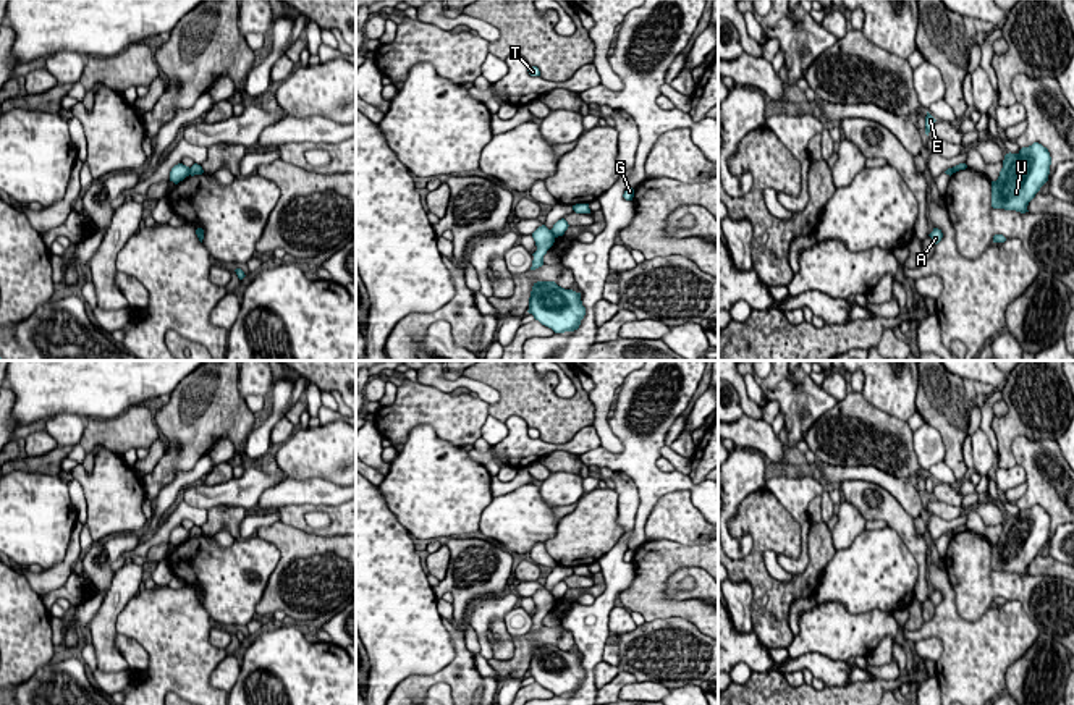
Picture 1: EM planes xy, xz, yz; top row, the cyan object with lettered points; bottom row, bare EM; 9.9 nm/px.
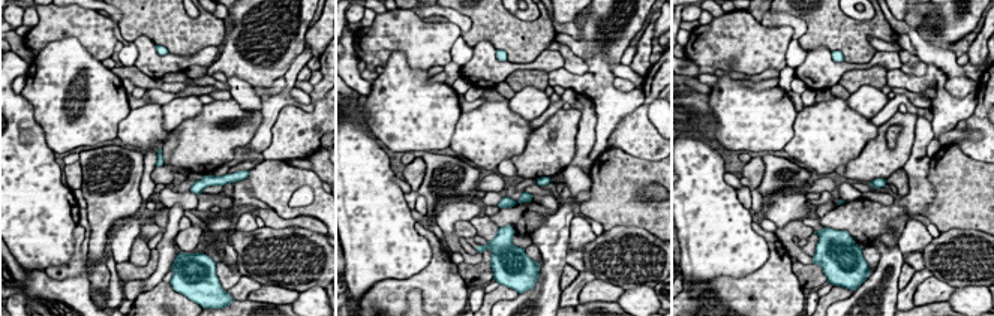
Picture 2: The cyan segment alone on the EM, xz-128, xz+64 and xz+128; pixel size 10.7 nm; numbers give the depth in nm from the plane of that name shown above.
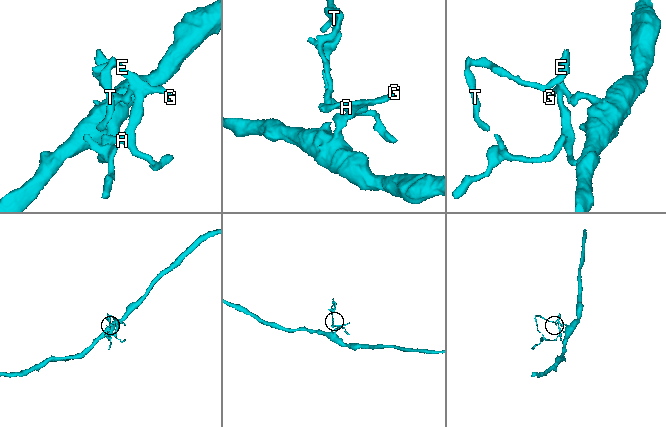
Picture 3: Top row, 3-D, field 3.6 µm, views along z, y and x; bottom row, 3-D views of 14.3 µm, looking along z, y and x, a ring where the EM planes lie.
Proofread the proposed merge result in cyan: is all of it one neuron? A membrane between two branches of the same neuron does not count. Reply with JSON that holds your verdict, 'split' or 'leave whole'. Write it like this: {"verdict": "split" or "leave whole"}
{"verdict": "split"}

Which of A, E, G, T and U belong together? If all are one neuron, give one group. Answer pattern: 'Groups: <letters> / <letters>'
Groups: A E G T / U

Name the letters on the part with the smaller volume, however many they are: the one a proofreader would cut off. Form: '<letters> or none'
A, E, G, T

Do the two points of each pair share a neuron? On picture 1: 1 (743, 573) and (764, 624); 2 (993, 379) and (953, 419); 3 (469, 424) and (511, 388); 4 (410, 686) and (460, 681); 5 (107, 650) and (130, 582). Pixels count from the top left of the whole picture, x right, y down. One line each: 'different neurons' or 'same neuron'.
1: same neuron
2: different neurons
3: different neurons
4: same neuron
5: same neuron

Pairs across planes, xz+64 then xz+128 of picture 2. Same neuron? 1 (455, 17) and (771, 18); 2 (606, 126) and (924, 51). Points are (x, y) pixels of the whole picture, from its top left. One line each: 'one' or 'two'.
1: one
2: two

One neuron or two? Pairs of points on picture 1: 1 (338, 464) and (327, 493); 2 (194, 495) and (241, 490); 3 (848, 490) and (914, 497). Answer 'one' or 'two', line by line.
1: two
2: one
3: two

